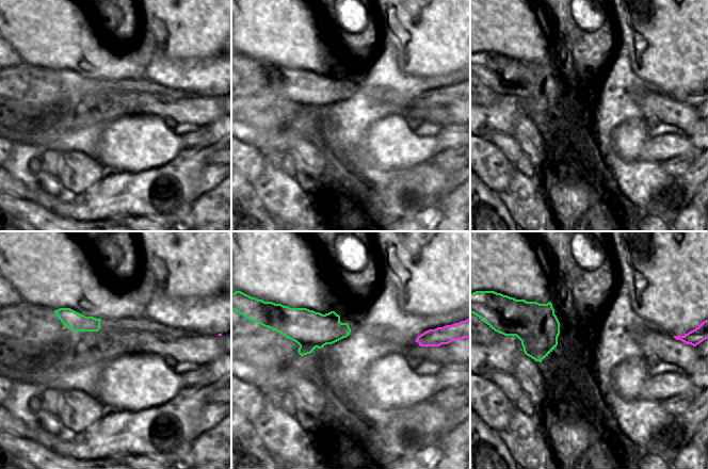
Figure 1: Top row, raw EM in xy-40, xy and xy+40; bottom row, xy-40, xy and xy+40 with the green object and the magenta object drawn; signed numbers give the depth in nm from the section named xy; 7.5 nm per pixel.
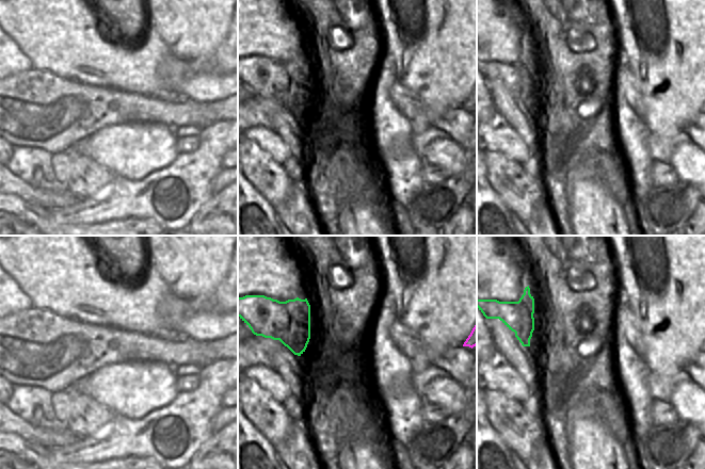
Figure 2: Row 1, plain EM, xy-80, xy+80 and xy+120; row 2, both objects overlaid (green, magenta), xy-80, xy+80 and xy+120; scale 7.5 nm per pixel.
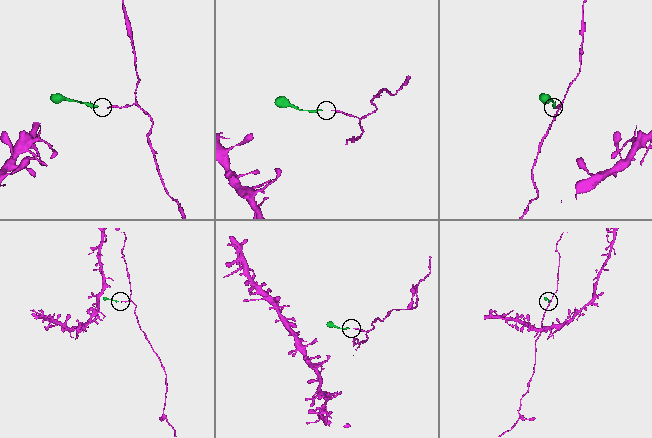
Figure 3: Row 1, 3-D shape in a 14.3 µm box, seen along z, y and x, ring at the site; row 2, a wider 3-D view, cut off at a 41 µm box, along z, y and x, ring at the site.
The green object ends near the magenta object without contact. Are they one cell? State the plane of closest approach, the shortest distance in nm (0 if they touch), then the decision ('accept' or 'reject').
xy | 500 nm | accept

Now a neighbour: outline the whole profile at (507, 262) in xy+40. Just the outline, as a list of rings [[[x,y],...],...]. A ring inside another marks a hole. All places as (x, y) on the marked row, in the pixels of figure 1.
[[[470,231],[470,293],[476,291],[495,291],[540,304],[550,302],[543,260],[521,231]]]

